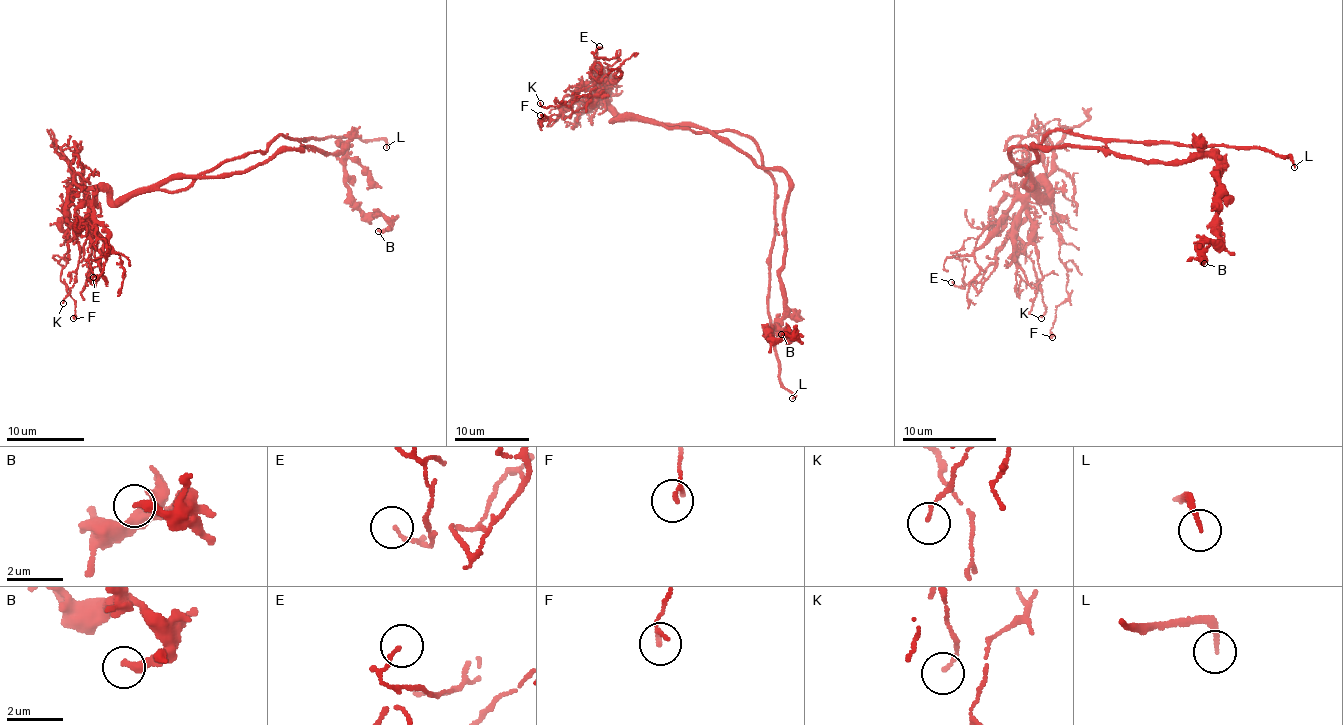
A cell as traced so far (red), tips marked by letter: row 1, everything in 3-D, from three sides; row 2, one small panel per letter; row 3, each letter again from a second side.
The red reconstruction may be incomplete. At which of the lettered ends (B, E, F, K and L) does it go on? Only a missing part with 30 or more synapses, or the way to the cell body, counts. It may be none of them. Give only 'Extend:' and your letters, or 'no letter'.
Extend: L

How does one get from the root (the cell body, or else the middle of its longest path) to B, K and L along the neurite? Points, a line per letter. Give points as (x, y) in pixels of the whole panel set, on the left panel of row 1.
B: (222, 174), (284, 150), (345, 146), (345, 186), (356, 206), (389, 224), (378, 231)
K: (222, 174), (166, 178), (119, 200), (97, 191), (93, 214), (76, 229), (79, 263), (63, 303)
L: (222, 174), (204, 174), (231, 159), (264, 150), (280, 136), (303, 140), (353, 135), (382, 140), (386, 147)

